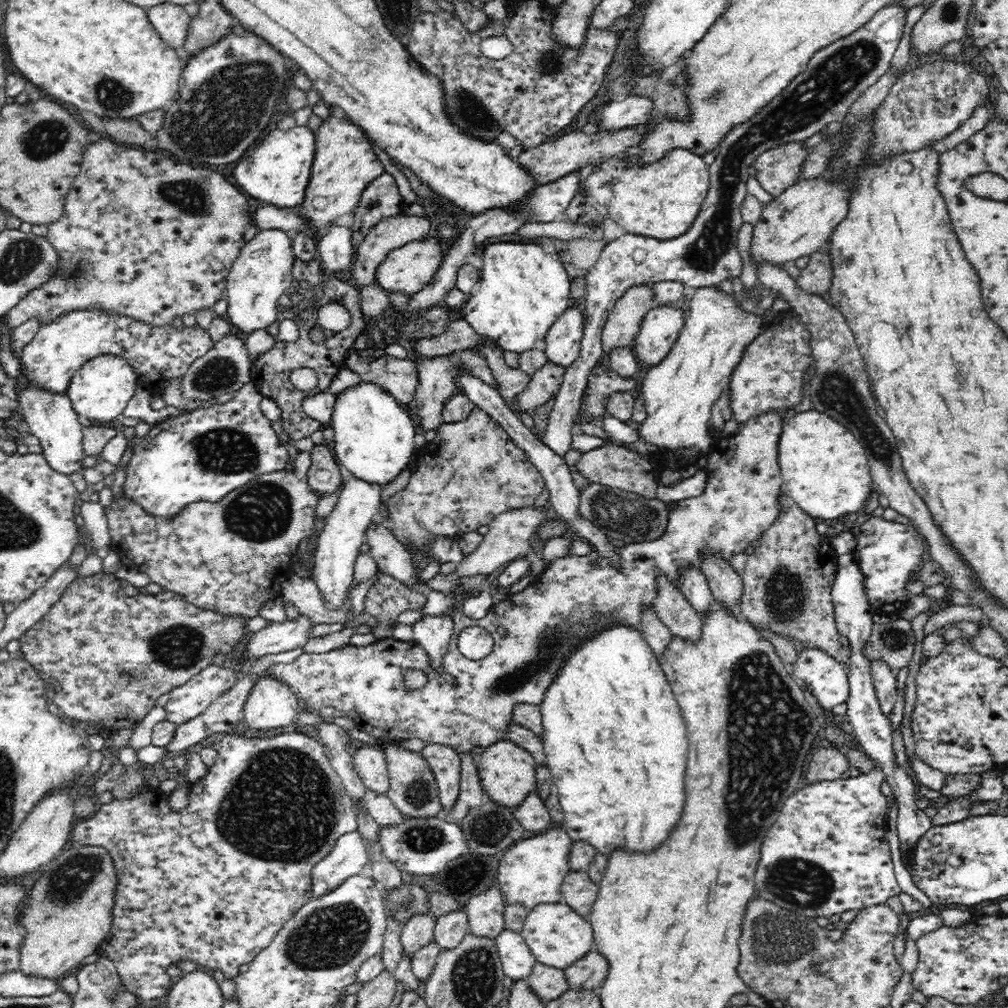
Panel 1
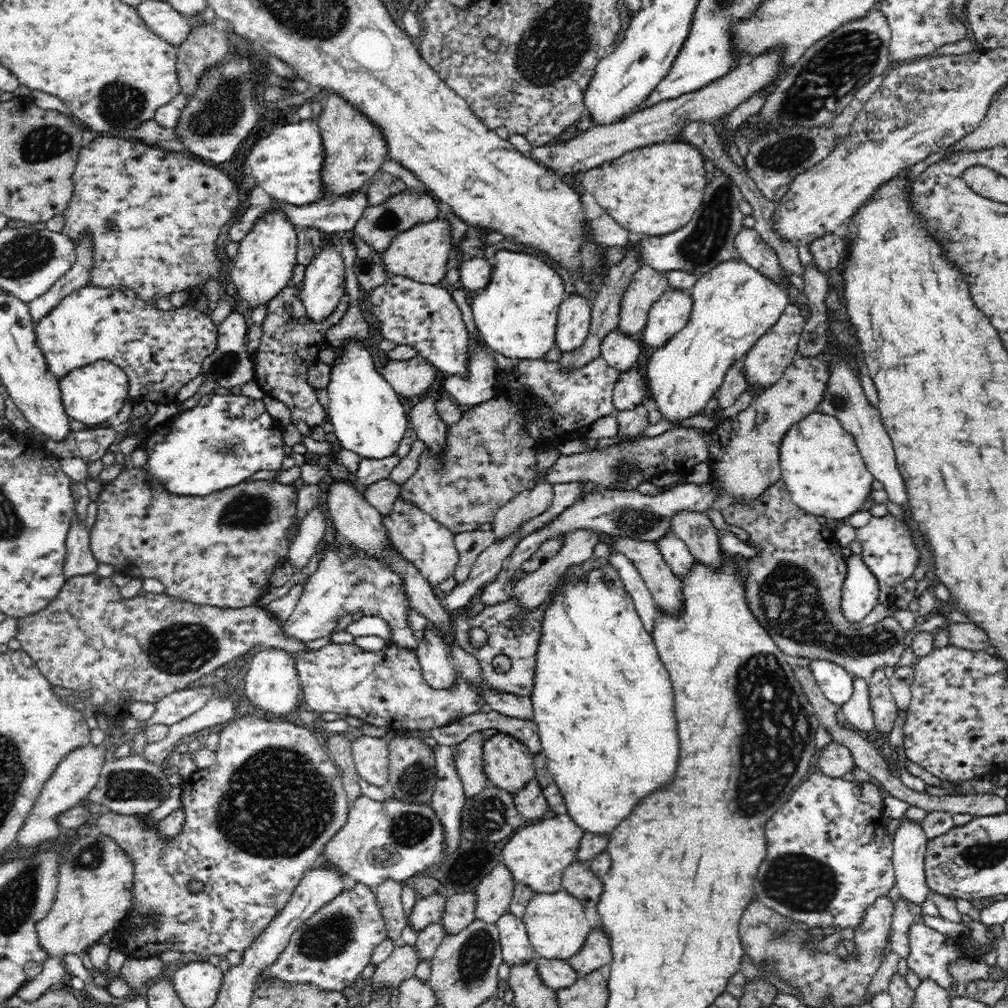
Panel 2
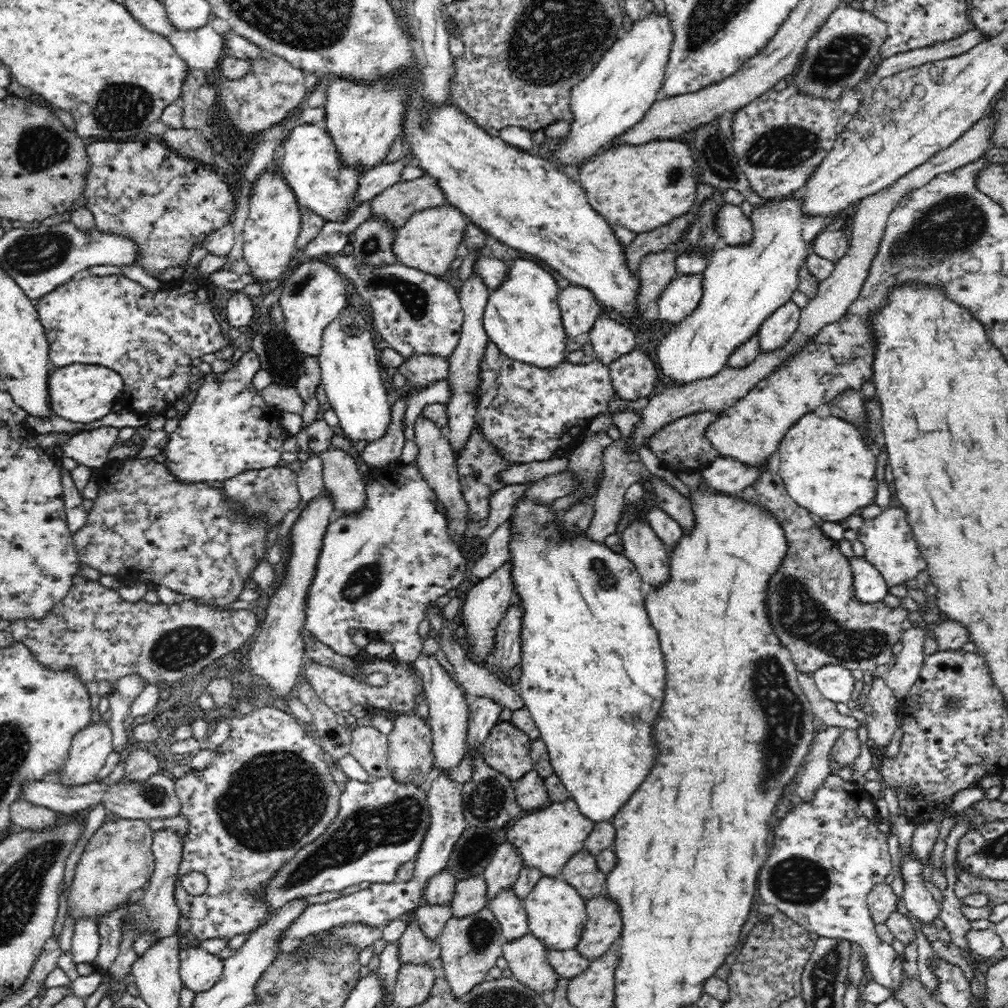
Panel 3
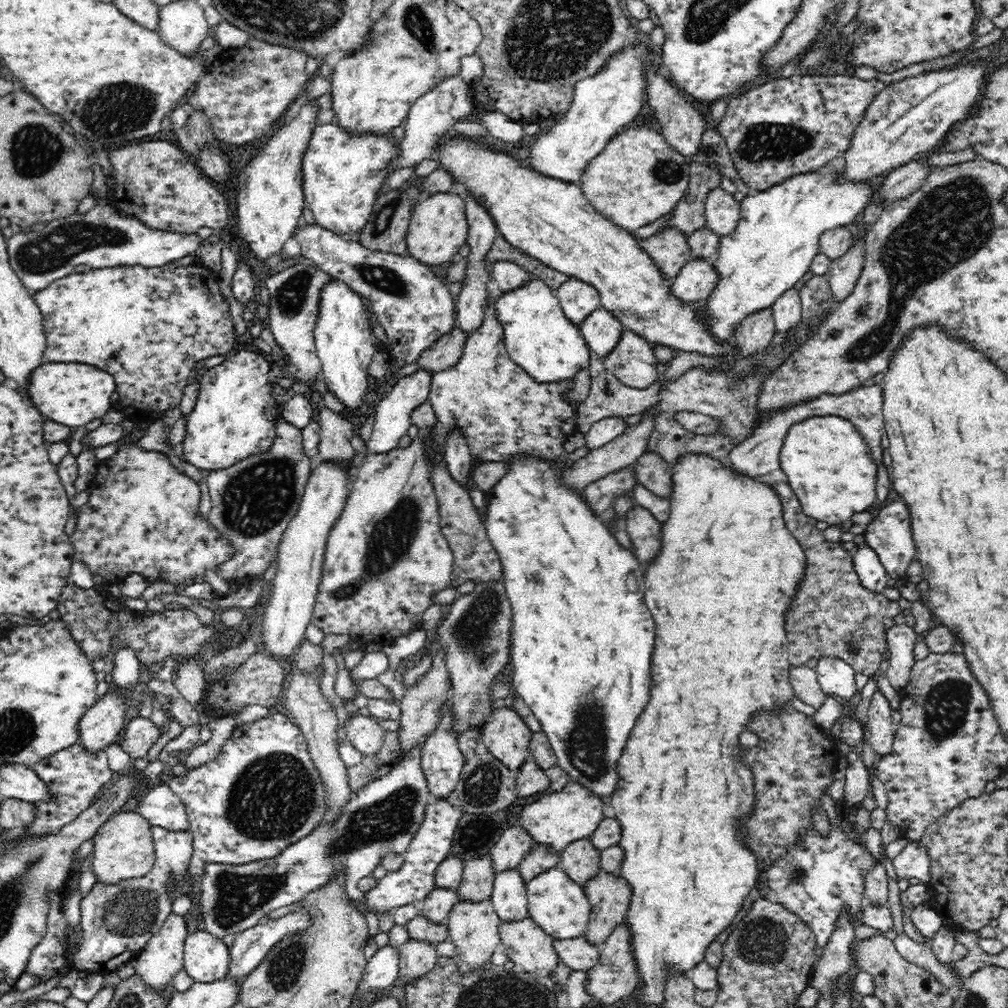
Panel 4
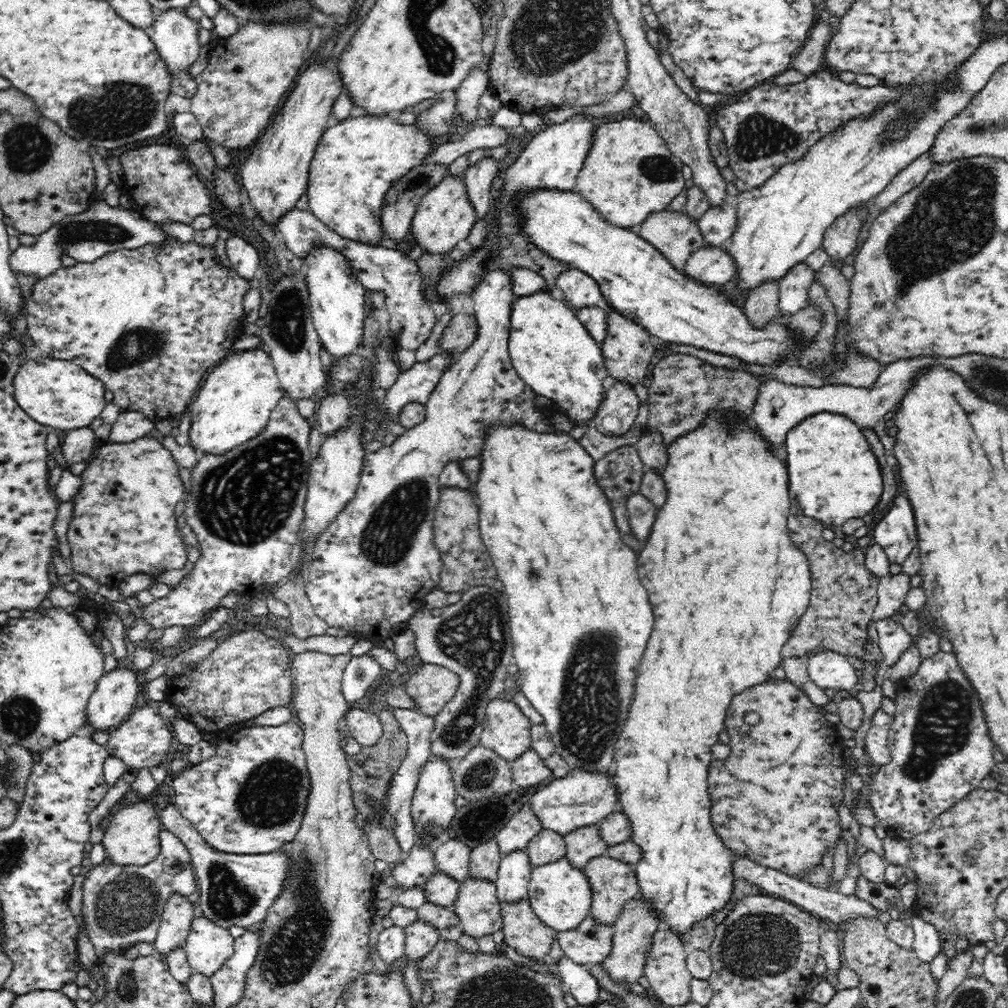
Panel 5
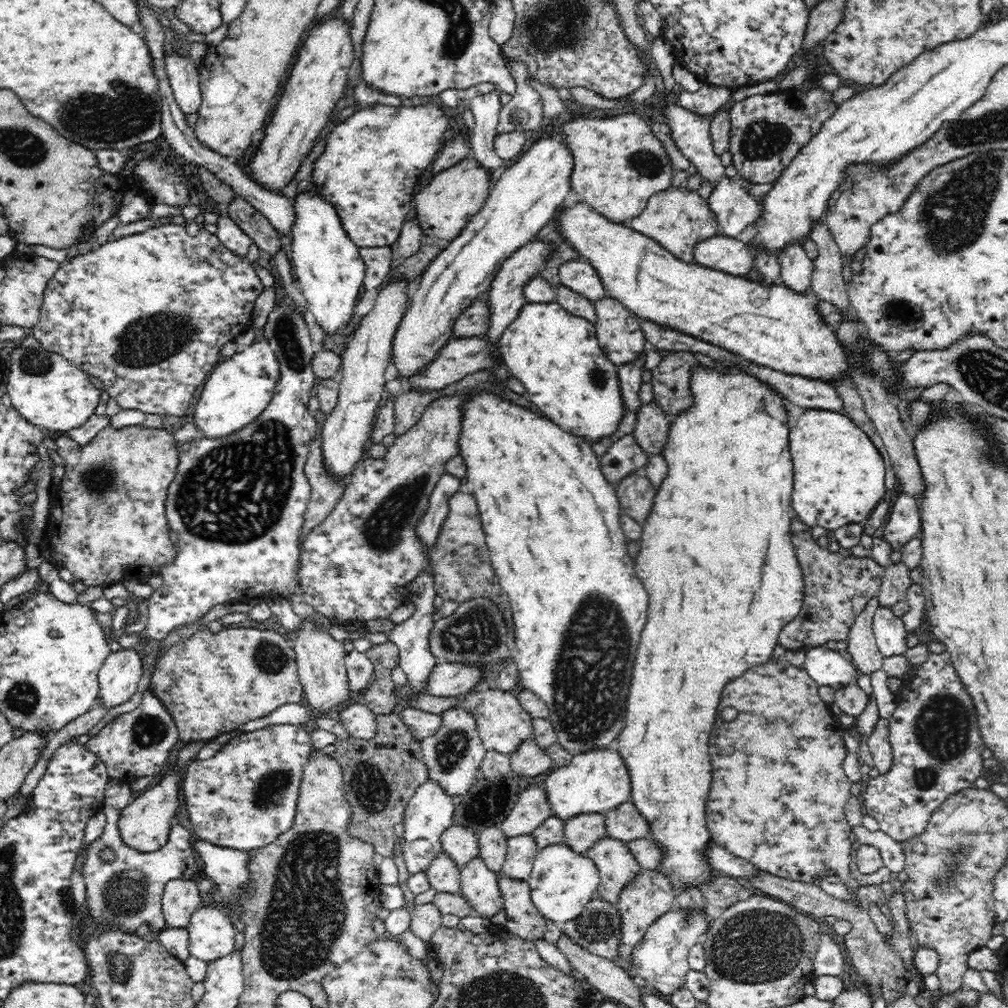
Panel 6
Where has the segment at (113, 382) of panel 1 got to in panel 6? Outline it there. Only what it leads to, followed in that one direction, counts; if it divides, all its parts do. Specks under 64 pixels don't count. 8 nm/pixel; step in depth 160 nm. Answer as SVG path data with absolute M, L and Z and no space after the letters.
M41 346L37 349L20 347L10 352L7 394L12 399L12 406L29 423L59 434L86 424L100 402L100 390L94 387L87 373Z

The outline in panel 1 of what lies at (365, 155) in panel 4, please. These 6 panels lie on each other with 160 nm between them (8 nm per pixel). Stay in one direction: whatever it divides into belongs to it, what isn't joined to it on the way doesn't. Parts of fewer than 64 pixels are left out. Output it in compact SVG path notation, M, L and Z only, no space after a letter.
M307 126L272 130L250 156L244 156L238 162L234 170L236 183L246 194L262 201L263 205L272 204L278 208L298 207L304 202L315 156L316 137Z

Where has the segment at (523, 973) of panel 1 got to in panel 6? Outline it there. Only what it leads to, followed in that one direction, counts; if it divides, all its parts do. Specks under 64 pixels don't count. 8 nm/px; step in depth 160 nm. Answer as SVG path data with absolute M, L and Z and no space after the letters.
M522 834L507 840L507 856L501 866L502 877L527 881L534 859L540 852L532 834Z

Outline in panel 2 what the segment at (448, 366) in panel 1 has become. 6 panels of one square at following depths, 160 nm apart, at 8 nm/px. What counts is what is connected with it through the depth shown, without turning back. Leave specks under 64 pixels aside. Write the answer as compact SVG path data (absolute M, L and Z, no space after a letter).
M434 396L420 397L420 401L409 413L409 426L417 434L417 439L426 443L430 454L443 455L447 440L448 425L436 411Z

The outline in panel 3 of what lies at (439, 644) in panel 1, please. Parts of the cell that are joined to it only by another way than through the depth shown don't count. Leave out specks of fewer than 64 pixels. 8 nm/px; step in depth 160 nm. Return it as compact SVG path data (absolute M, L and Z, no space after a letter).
M420 653L412 664L413 669L422 676L424 694L429 704L429 726L433 739L434 768L446 775L463 759L468 738L469 702L462 687L458 687L450 674L440 666L435 655Z

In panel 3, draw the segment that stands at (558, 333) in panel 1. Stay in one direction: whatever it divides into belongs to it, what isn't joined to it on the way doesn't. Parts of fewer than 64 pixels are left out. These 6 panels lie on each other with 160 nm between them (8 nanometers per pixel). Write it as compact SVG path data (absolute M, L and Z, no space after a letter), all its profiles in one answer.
M582 286L560 289L557 301L567 338L588 334L602 313L602 305L594 293Z

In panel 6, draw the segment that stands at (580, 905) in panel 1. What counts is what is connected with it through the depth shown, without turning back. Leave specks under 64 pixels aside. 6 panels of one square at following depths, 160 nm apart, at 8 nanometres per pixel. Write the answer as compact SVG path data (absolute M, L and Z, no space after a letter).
M600 812L578 813L565 821L565 844L586 854L596 840L606 835L605 815Z

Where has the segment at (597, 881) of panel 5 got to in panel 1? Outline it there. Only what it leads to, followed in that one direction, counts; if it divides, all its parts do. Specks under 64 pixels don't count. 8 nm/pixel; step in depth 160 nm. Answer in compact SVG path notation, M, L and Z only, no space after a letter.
M592 948L584 958L576 960L563 971L570 988L598 990L607 977L608 969L605 957Z

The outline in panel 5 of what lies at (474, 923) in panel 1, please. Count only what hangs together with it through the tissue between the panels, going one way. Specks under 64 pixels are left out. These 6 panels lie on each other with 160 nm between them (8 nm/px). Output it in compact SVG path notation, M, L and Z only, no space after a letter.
M524 804L495 836L502 855L525 849L543 828L531 804Z

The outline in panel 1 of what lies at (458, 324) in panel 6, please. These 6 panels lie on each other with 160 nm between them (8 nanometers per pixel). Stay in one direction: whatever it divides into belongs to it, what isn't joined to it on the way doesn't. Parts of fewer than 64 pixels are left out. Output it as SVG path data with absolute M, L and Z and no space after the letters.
M352 348L344 358L344 365L360 375L361 382L378 384L402 406L413 405L419 383L416 357L406 359L394 356L378 357L372 362L362 359Z

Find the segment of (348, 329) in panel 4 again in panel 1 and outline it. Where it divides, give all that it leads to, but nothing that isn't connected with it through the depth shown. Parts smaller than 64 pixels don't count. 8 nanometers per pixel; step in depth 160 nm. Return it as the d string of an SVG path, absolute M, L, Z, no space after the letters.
M358 382L336 396L331 426L334 429L335 459L343 471L382 487L409 471L406 466L416 454L413 449L416 428L410 419L410 411L378 384Z

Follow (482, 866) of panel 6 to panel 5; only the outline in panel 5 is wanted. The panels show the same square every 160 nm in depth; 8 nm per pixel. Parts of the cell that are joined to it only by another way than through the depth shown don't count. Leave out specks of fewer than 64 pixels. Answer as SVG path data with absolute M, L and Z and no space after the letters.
M466 877L452 907L466 936L479 939L503 928L496 886L488 878Z

